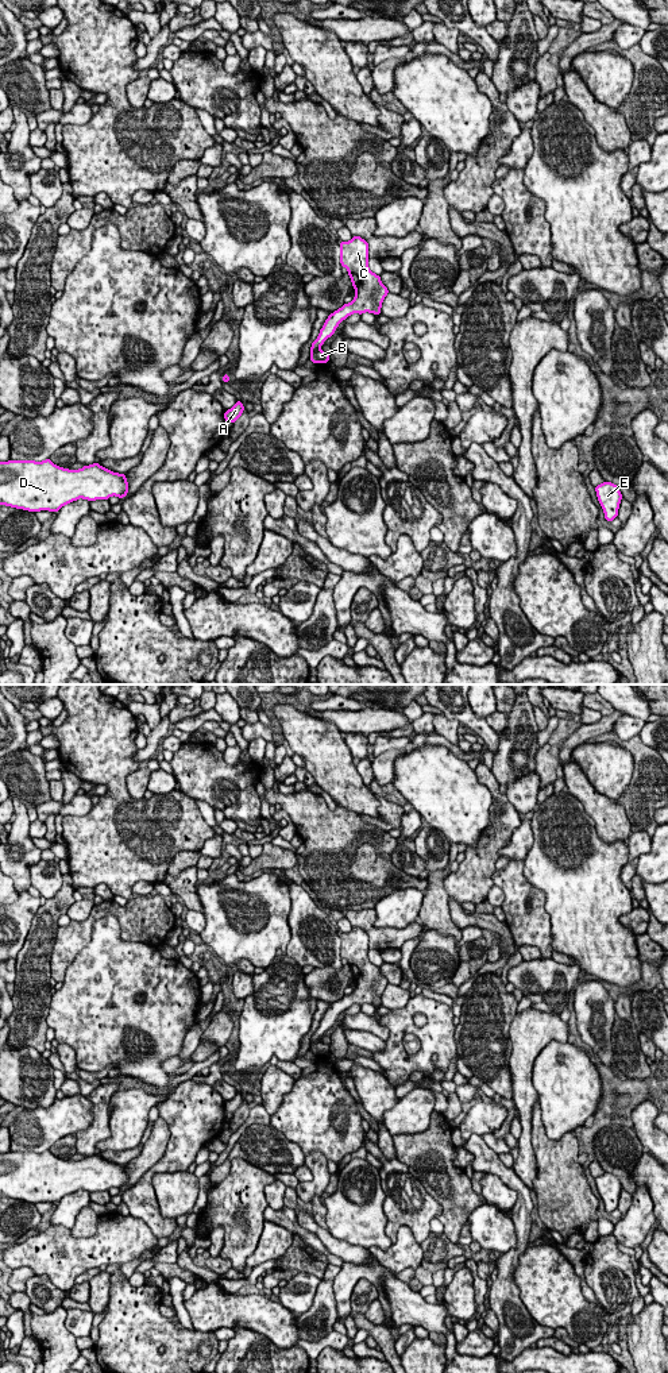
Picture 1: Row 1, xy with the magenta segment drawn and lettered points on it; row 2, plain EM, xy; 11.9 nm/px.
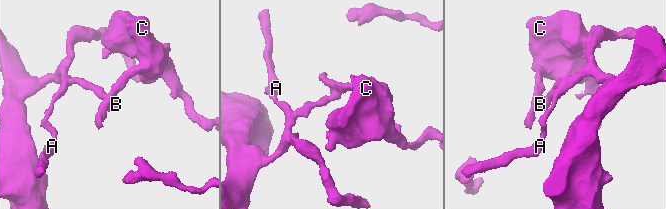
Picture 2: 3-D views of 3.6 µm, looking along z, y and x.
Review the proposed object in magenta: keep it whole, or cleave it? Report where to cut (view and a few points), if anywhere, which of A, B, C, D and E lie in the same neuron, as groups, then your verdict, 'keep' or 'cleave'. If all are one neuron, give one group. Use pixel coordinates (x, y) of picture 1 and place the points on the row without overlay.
cut xy (319, 1038), (311, 1046); groups A B D E / C; cleave

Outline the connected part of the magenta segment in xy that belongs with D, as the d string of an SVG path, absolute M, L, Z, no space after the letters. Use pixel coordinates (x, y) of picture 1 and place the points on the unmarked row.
M50 1150L0 1153L0 1196L16 1200L58 1203L78 1189L123 1189L127 1184L126 1165L113 1164L99 1154L69 1161Z

